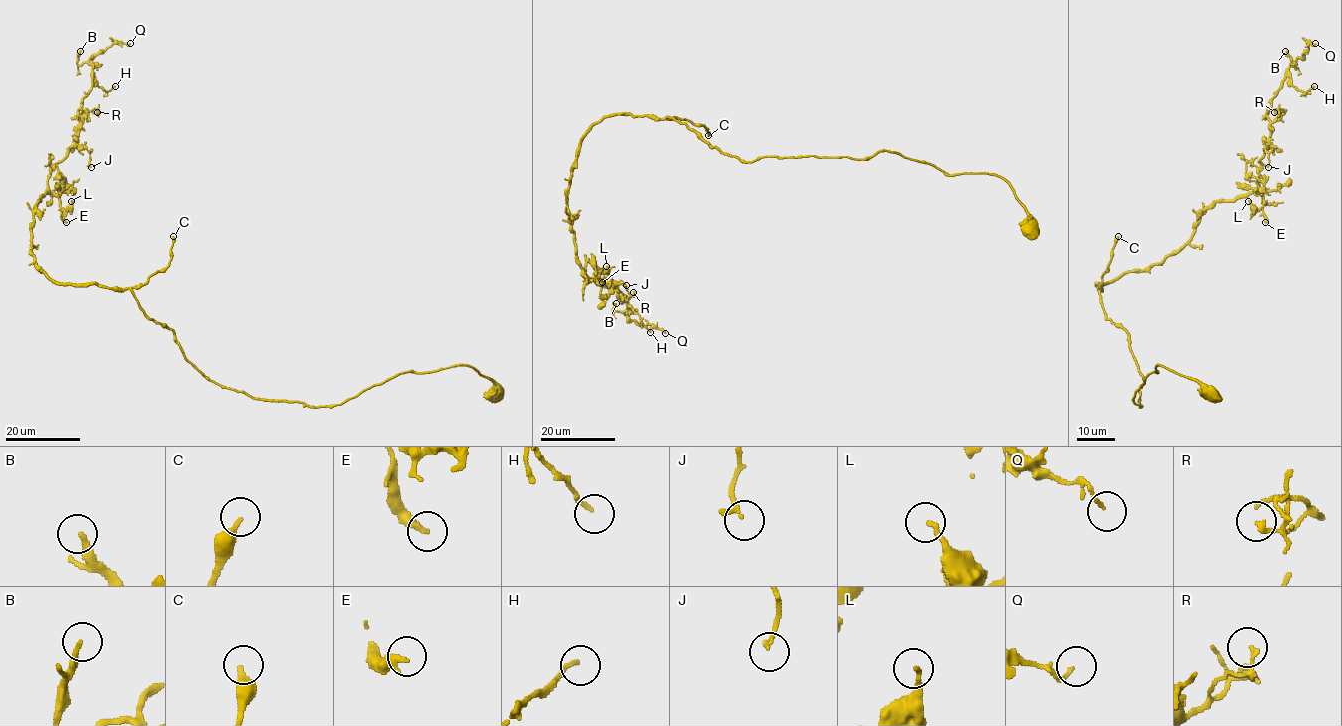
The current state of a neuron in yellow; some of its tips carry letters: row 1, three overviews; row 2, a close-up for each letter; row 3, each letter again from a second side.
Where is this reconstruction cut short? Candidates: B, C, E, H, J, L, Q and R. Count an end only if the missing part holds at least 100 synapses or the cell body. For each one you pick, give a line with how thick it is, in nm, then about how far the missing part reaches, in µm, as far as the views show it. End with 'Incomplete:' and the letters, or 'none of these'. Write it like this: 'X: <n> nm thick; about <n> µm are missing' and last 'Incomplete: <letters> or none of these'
C: 340 nm thick; about 80 µm are missing
Incomplete: C

